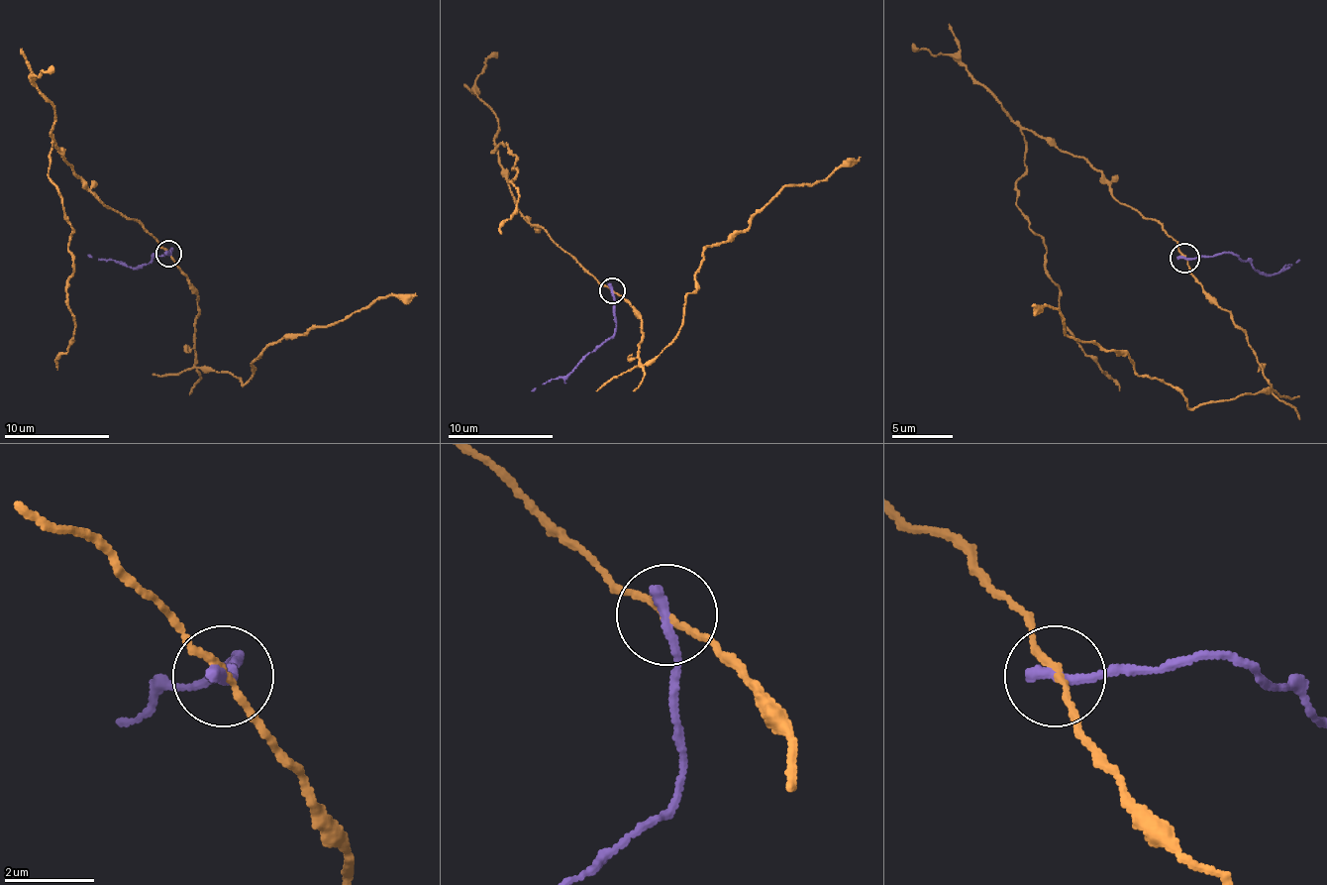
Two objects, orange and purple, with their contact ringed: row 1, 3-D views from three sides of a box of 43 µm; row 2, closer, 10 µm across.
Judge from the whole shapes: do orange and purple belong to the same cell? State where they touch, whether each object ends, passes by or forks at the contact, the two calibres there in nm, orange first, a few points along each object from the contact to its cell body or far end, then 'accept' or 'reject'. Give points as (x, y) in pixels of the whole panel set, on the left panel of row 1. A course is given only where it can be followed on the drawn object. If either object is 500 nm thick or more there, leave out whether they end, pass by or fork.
(168, 254) | orange passes by | purple ends | 140/300 nm | orange via (167, 252), (197, 296), (194, 357), (205, 368), (245, 384), (270, 344), (305, 336), (379, 299), (416, 293) | purple via (167, 254), (173, 249), (136, 268), (88, 254) | reject

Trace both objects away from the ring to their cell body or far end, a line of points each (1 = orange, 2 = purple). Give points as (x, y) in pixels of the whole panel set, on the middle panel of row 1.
1: (611, 289), (641, 324), (638, 361), (649, 364), (677, 335), (704, 250), (744, 232), (785, 186), (860, 158)
2: (611, 289), (617, 332), (563, 377), (532, 390)

